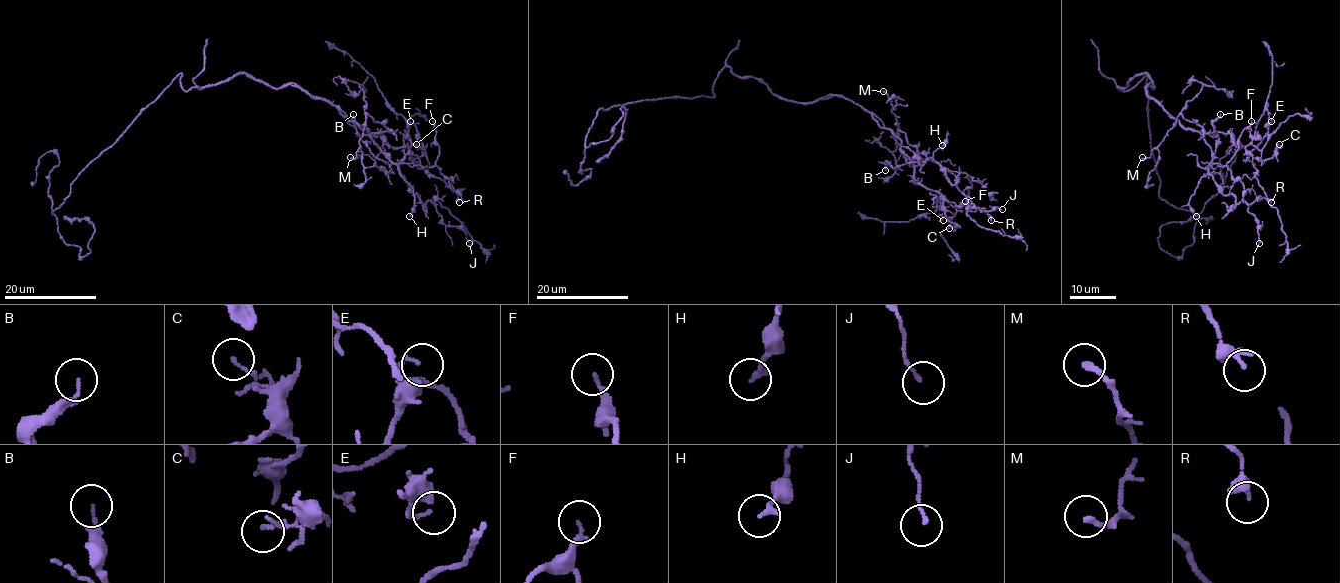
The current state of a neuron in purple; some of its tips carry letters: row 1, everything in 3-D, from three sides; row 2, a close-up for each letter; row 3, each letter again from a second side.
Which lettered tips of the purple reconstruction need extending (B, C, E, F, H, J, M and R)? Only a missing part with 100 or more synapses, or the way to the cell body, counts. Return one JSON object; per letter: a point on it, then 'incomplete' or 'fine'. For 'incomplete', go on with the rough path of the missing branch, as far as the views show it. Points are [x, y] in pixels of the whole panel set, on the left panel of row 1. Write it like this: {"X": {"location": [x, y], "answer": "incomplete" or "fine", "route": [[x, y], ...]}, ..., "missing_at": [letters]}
{"B": {"location": [353, 114], "answer": "fine"}, "C": {"location": [416, 144], "answer": "fine"}, "E": {"location": [410, 121], "answer": "fine"}, "F": {"location": [432, 121], "answer": "fine"}, "H": {"location": [409, 216], "answer": "fine"}, "J": {"location": [469, 243], "answer": "fine"}, "M": {"location": [350, 157], "answer": "fine"}, "R": {"location": [459, 202], "answer": "fine"}, "missing_at": []}

